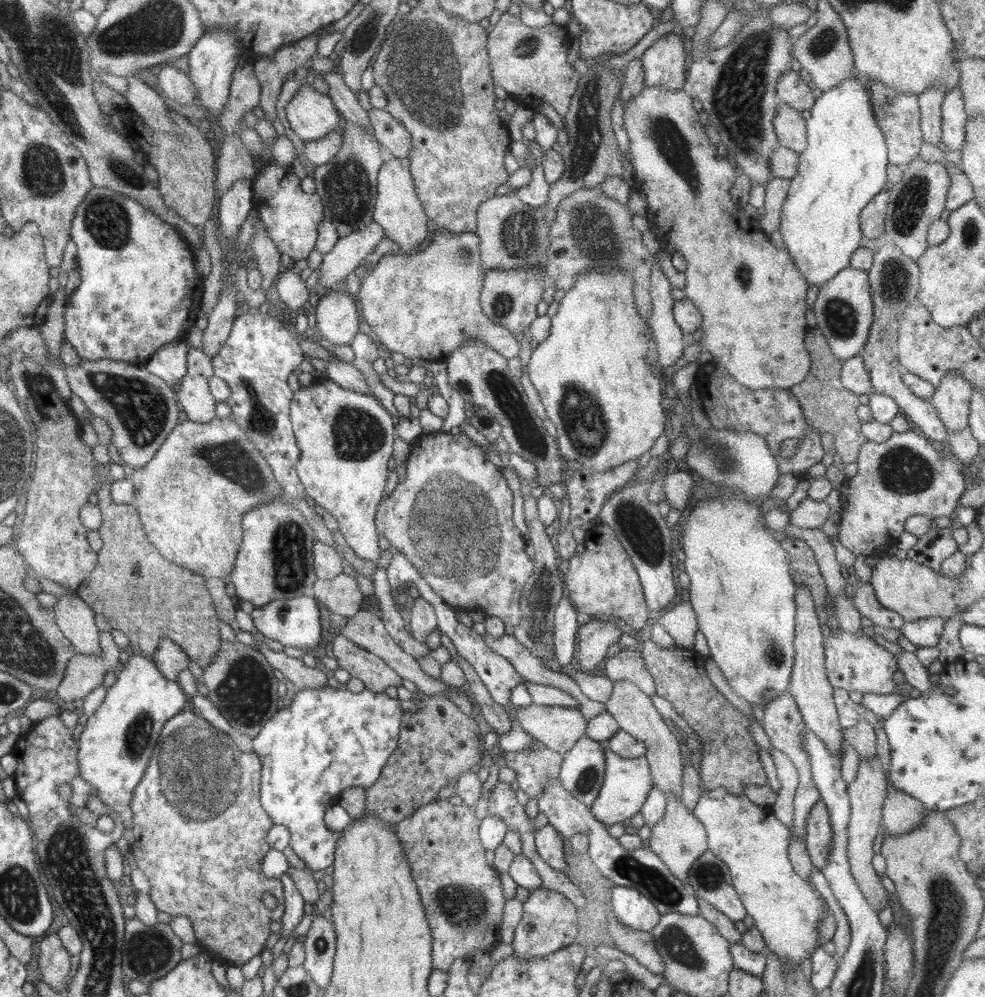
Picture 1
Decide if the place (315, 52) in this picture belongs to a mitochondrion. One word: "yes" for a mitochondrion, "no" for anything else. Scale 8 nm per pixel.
no

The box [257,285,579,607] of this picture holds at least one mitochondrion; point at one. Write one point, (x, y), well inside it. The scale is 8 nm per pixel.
(456, 525)

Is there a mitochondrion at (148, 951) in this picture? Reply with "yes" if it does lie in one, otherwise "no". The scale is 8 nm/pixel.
yes

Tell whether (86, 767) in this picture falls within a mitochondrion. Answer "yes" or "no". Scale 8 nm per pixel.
no

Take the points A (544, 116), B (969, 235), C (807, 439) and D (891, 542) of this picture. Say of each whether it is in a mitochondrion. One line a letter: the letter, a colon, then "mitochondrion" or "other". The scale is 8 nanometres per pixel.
A: other
B: mitochondrion
C: other
D: other

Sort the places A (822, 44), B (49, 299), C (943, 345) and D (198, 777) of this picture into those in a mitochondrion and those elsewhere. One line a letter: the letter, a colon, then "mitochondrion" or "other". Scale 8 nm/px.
A: mitochondrion
B: other
C: other
D: mitochondrion

